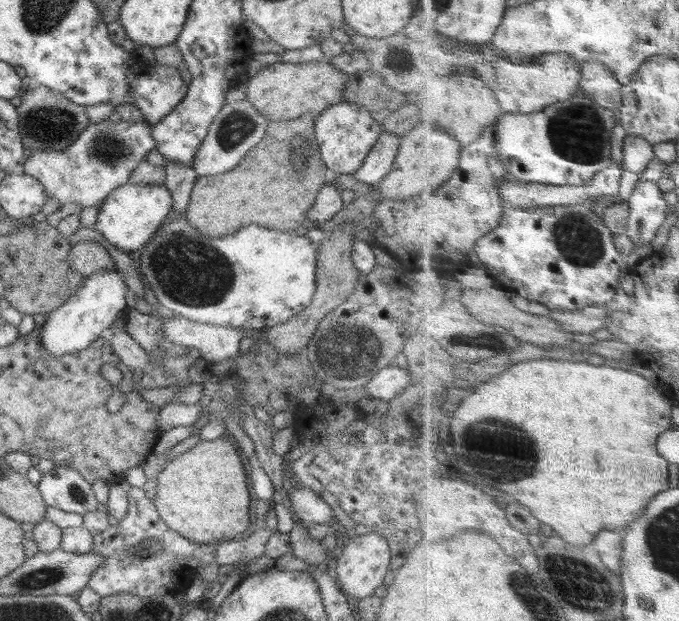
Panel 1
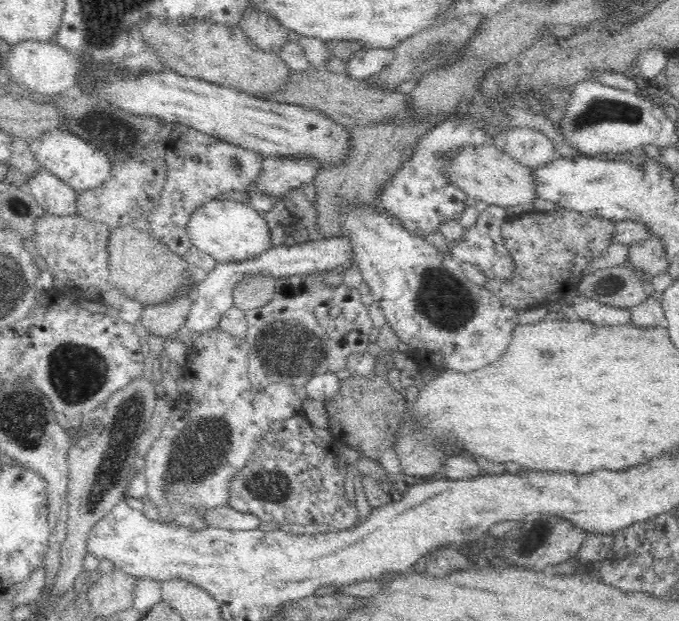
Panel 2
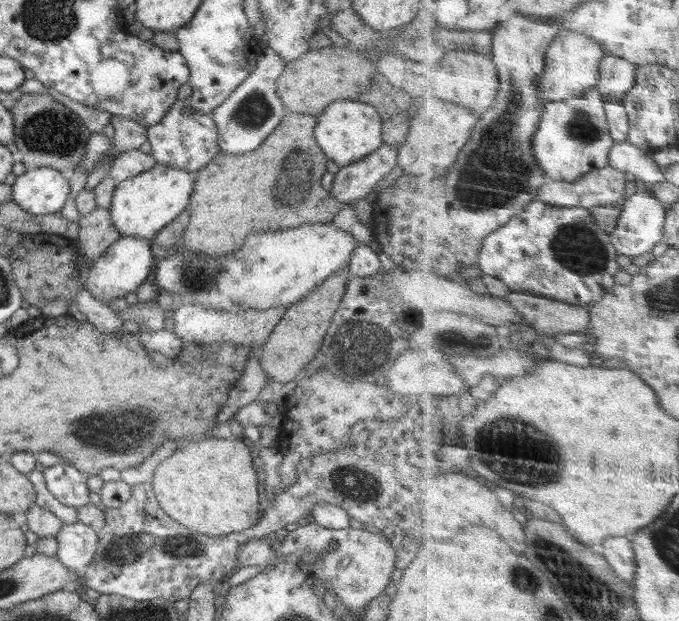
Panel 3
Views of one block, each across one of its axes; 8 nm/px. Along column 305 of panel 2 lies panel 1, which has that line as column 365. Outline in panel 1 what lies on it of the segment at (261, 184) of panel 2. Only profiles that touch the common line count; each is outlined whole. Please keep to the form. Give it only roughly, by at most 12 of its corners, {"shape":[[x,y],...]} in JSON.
{"shape":[[382,129],[354,177],[376,186],[392,170],[399,139]]}

